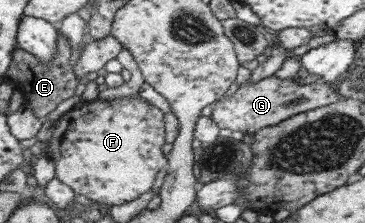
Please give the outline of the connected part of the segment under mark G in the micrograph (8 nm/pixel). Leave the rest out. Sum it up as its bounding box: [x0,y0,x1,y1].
[209,75,343,135]

